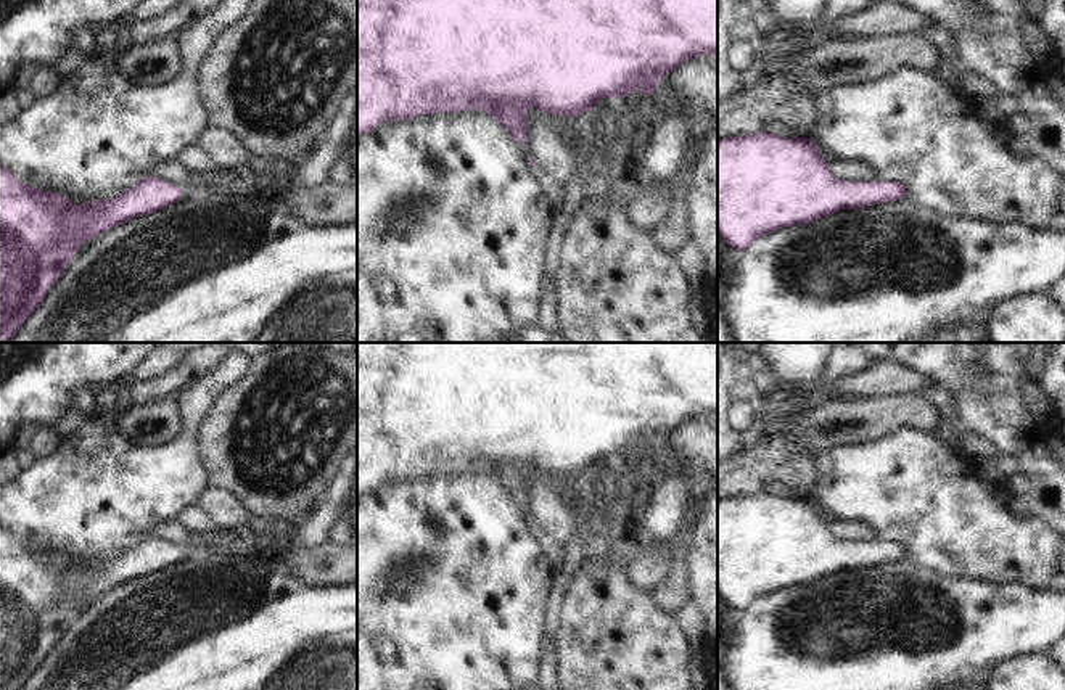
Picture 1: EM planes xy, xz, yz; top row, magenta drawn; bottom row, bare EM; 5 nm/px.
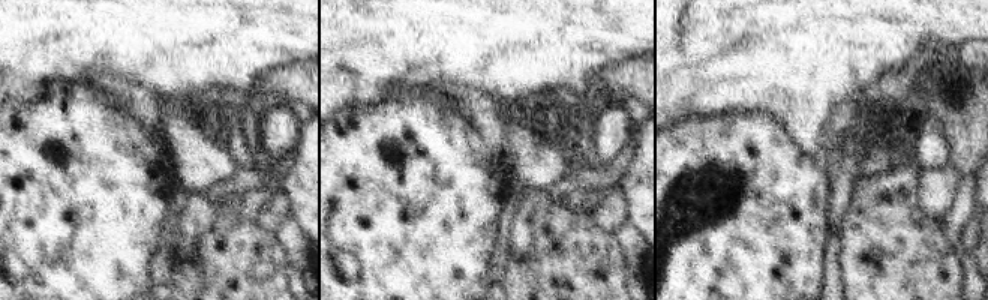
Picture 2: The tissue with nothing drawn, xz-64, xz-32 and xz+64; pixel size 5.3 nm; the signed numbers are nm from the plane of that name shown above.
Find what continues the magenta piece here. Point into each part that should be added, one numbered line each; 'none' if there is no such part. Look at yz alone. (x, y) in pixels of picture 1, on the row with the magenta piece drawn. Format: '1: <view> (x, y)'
none

